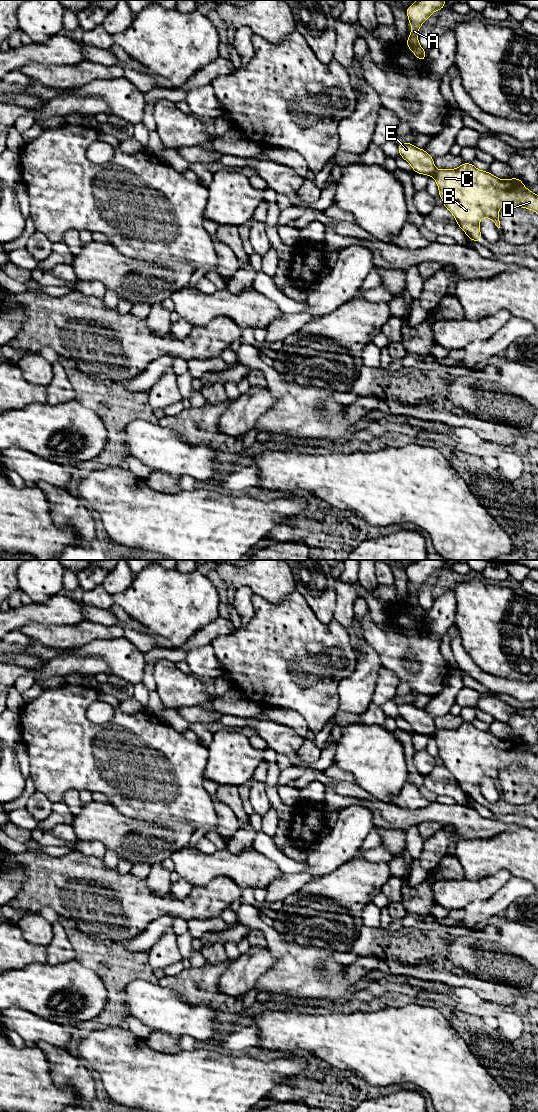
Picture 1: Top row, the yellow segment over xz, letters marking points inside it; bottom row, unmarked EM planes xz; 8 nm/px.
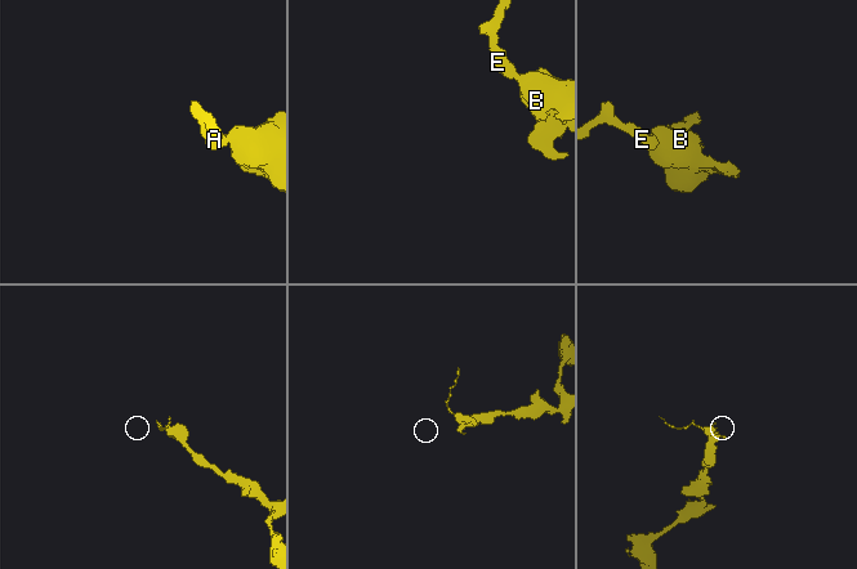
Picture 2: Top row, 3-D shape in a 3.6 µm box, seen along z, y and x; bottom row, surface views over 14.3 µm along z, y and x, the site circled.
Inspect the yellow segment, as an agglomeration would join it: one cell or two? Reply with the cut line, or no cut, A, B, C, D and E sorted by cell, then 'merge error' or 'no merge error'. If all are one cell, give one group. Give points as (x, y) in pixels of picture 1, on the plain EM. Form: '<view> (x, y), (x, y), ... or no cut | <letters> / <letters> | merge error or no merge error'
xz (436, 729), (432, 736) | A E / B C D | merge error

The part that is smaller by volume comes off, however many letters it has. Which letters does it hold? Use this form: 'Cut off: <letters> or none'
Cut off: A, E

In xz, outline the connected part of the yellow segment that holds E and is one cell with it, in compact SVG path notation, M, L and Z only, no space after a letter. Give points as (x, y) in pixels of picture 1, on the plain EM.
M410 702L399 704L398 711L414 732L433 737L437 730L434 719L424 709L417 708Z

